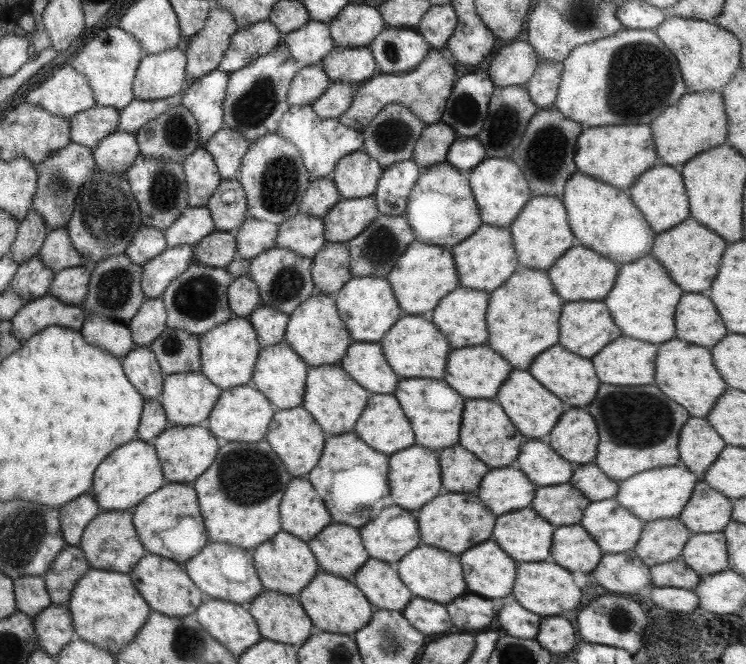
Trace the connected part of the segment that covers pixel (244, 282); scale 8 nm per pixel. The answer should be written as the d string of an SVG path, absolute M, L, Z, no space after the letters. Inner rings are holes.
M248 275L235 277L226 290L229 310L236 317L248 317L260 305L257 285Z

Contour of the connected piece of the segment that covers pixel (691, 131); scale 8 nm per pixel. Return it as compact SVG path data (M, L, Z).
M705 90L701 92L685 92L679 102L667 108L661 116L651 121L651 134L655 152L663 165L673 167L675 171L683 170L683 165L697 153L725 144L727 134L727 118L720 91Z

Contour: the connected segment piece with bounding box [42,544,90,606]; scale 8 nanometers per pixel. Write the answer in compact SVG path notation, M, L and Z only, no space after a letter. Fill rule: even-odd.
M66 544L42 576L50 604L66 606L75 583L89 569L83 551Z

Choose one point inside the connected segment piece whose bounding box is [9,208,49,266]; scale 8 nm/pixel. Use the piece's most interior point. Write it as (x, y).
(30, 233)

